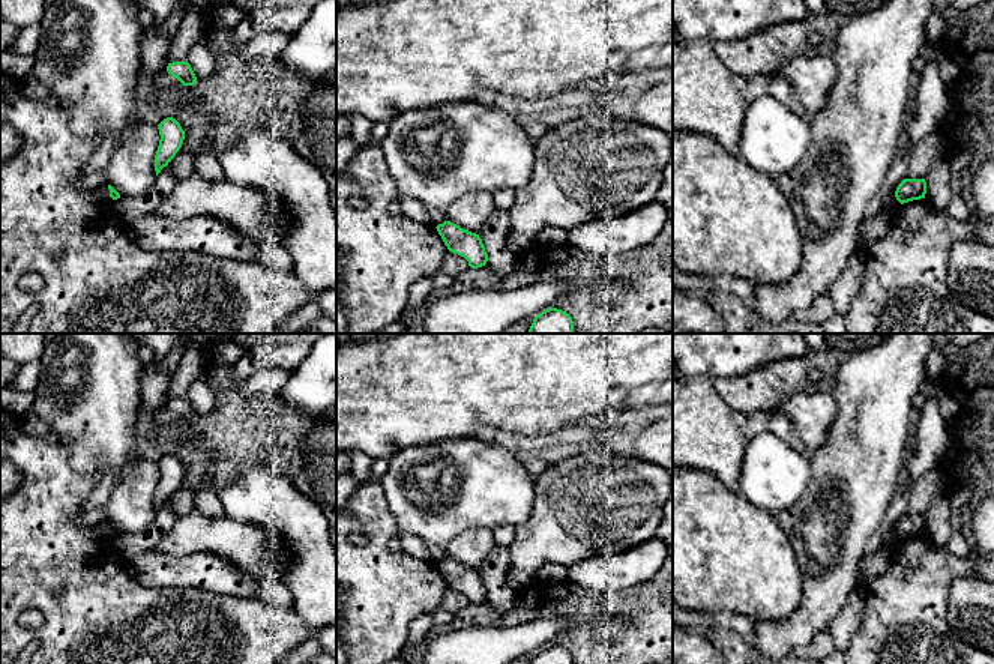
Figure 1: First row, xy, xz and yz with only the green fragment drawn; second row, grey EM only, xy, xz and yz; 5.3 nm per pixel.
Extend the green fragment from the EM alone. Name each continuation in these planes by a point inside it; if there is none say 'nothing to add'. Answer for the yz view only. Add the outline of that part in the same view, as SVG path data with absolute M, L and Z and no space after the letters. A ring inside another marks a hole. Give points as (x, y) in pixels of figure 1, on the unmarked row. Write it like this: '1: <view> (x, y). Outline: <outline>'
nothing to add

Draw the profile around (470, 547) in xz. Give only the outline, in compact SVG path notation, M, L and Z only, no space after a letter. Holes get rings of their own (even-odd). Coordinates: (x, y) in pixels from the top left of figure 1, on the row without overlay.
M470 529L453 536L446 545L447 557L474 569L495 547L491 529Z

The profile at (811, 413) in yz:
M796 392L767 415L785 413L793 422L808 454L827 440L829 428L838 415L838 403L830 392Z

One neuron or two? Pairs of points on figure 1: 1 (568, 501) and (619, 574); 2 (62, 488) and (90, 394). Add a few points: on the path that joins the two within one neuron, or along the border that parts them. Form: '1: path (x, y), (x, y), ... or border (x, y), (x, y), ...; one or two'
1: border (640, 546), (581, 559), (572, 565); two
2: border (48, 436), (95, 484); two

